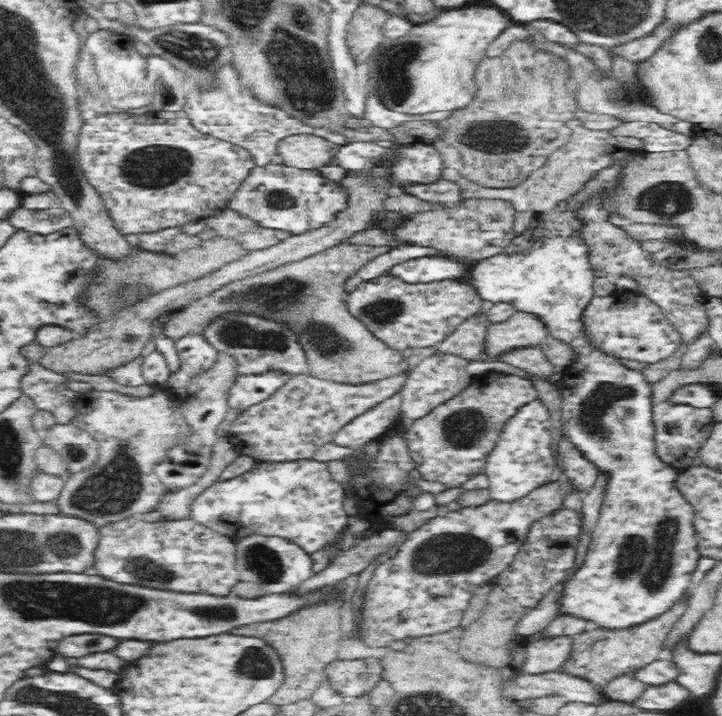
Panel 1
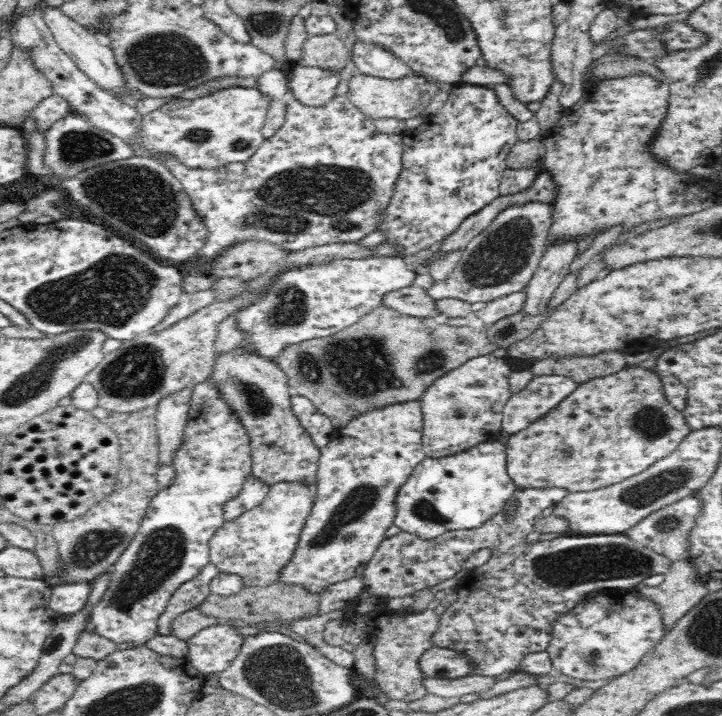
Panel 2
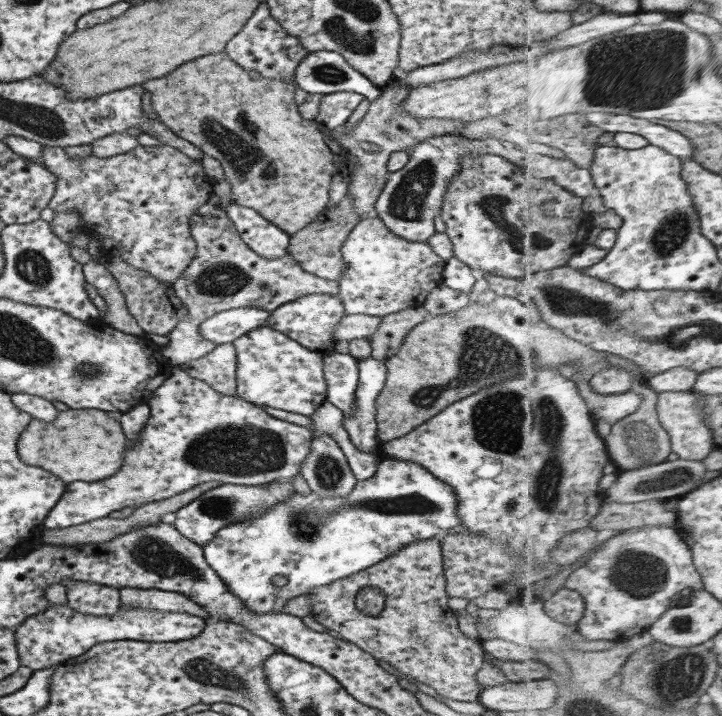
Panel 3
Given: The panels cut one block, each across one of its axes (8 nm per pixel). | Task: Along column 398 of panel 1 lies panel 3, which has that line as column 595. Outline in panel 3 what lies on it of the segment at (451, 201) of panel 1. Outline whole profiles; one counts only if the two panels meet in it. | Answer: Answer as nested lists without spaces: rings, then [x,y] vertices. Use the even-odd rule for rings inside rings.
[[[520,130],[507,140],[497,138],[468,139],[462,135],[444,135],[430,137],[412,146],[409,161],[399,171],[389,173],[384,190],[375,204],[378,219],[384,221],[388,231],[410,241],[427,242],[436,233],[434,220],[442,214],[442,200],[446,198],[448,185],[455,172],[459,172],[461,160],[468,155],[490,153],[500,155],[511,164],[516,164],[522,172],[536,174],[542,179],[556,179],[570,192],[586,199],[596,189],[591,169],[579,168],[570,159],[552,156],[548,150],[534,147],[524,141]]]

